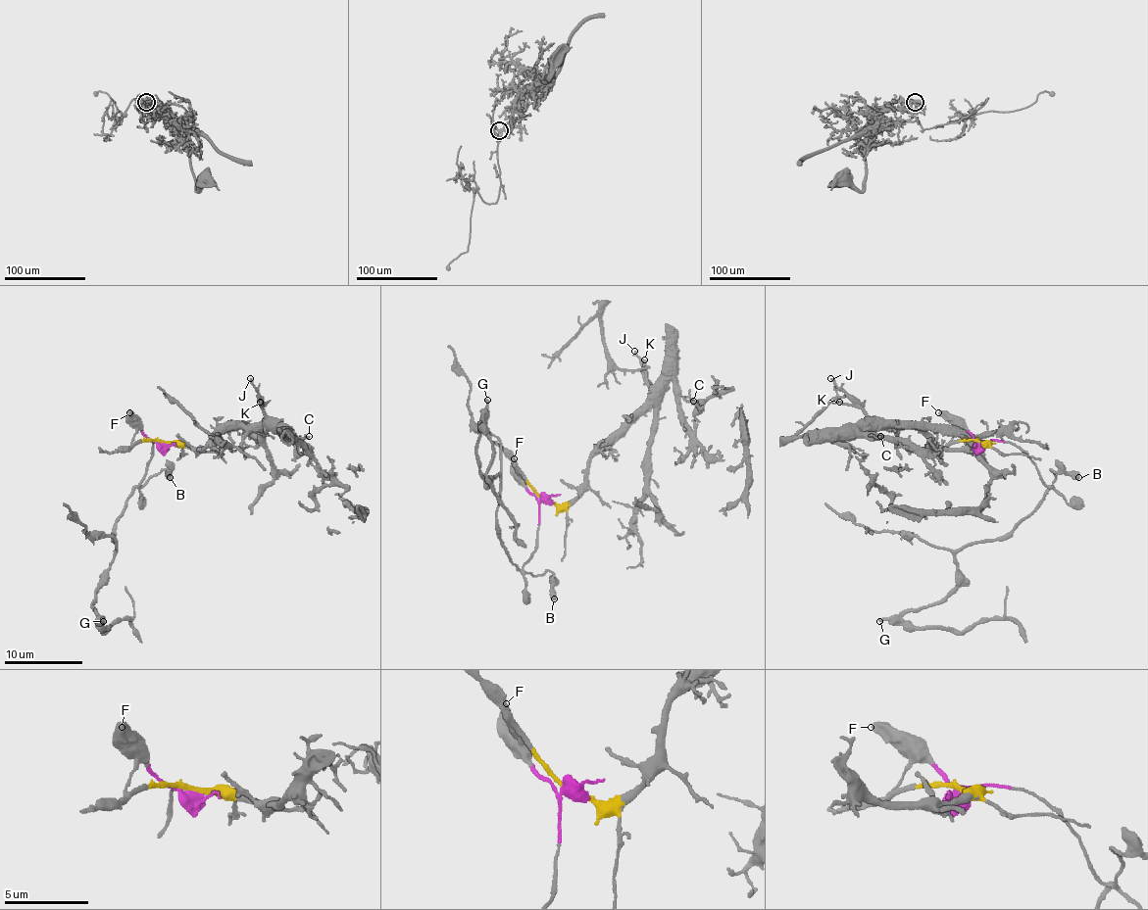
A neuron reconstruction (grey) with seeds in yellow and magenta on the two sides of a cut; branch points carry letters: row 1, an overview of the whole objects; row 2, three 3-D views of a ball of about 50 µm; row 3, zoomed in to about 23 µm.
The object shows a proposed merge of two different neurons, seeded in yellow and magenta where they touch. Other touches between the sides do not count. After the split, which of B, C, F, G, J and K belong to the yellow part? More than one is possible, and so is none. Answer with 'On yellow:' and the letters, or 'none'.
On yellow: C, J, K

